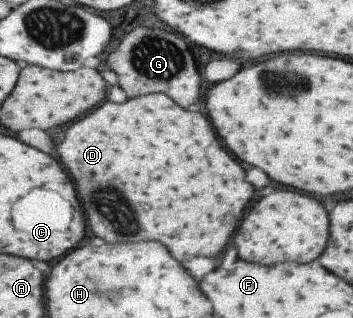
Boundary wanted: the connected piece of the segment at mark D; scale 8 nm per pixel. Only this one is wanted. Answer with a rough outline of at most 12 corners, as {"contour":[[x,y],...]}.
{"contour":[[103,104],[57,152],[93,234],[219,256],[255,196],[209,118]]}

